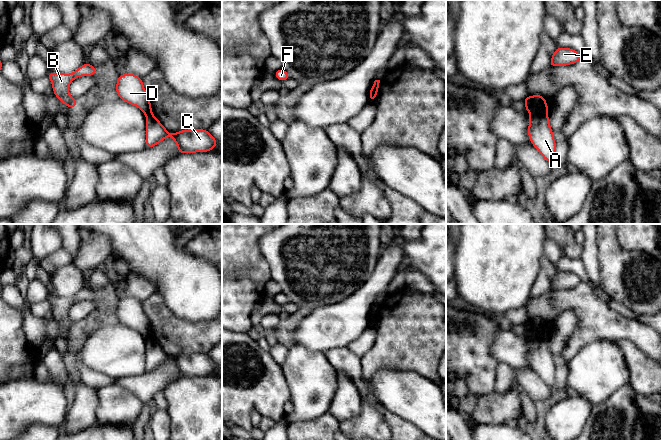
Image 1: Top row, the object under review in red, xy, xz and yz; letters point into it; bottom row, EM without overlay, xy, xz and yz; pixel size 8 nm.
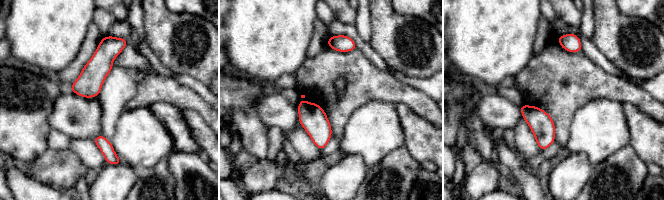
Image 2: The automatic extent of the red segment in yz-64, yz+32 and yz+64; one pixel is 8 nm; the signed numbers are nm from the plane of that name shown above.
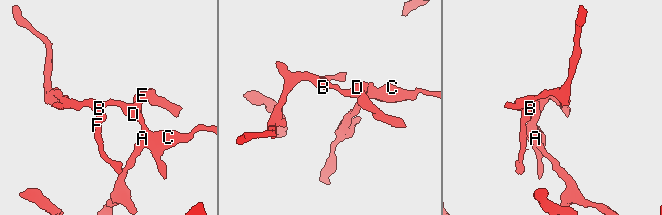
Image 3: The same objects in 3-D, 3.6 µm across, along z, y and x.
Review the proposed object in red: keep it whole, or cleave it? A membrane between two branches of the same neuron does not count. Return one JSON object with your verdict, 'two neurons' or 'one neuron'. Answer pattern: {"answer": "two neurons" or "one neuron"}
{"answer": "two neurons"}

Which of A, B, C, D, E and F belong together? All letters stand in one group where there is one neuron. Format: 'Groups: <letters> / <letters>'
Groups: A C / B D E F

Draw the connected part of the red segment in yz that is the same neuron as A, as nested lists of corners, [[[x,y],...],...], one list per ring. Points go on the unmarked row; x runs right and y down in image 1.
[[[531,339],[528,360],[532,369],[550,388],[555,386],[556,367],[549,348],[548,339]]]

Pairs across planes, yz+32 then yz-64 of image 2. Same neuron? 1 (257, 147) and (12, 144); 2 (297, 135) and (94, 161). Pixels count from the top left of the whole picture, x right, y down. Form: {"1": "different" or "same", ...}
{"1": "same", "2": "same"}

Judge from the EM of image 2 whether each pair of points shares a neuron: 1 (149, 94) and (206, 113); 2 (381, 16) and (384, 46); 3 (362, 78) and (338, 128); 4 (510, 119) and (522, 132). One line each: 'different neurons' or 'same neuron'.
1: same neuron
2: same neuron
3: same neuron
4: different neurons

